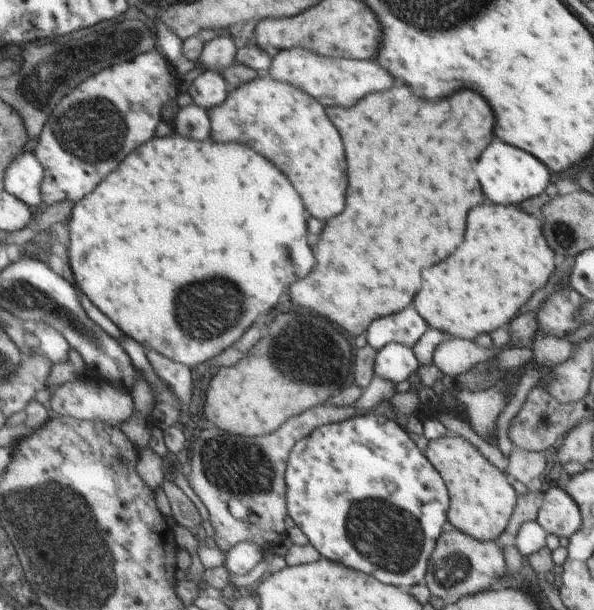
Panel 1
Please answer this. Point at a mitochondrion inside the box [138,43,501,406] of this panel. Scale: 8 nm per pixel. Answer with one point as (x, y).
(313, 350)

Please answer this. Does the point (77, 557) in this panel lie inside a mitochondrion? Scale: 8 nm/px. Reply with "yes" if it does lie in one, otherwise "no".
yes

